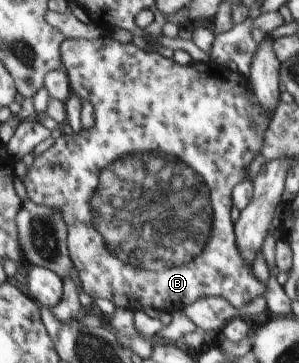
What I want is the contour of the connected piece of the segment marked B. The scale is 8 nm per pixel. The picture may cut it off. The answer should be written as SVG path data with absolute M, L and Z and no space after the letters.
M109 35L101 36L99 39L66 40L65 44L60 46L60 52L62 69L67 75L69 87L80 99L85 99L93 105L95 123L89 129L81 129L79 134L57 133L55 144L35 157L27 175L21 180L29 200L35 204L53 207L61 213L63 221L67 223L68 251L85 293L93 299L105 298L115 307L126 307L134 312L152 307L169 314L183 310L205 297L222 297L235 309L241 309L257 297L265 297L267 283L261 283L253 274L252 265L247 265L245 257L241 257L241 251L236 245L234 223L231 221L231 209L234 206L231 199L233 187L247 177L251 161L255 159L255 155L261 154L264 134L272 117L269 111L265 111L257 101L253 101L247 95L247 80L238 71L231 71L212 61L206 64L197 62L179 65L157 51L143 51L132 43L123 45Z

